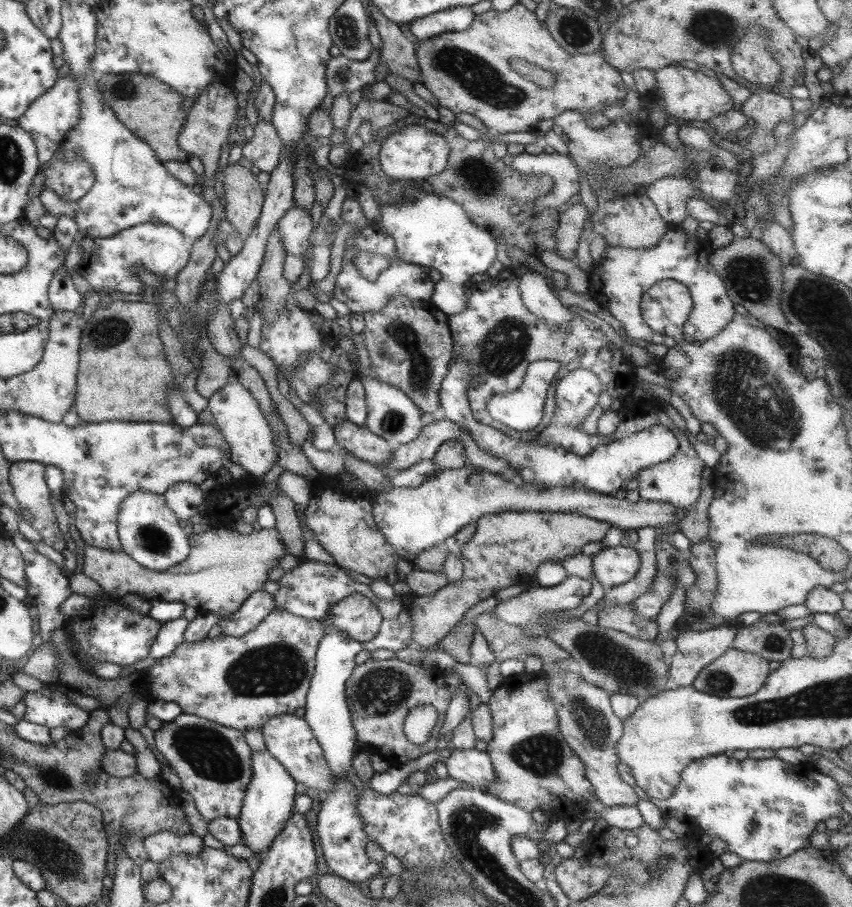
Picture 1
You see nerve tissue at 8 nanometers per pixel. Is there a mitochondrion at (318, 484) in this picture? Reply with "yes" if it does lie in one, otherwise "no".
no

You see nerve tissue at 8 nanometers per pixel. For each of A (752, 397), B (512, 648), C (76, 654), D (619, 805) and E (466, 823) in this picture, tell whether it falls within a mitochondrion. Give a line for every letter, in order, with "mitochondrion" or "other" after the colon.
A: mitochondrion
B: other
C: other
D: other
E: mitochondrion

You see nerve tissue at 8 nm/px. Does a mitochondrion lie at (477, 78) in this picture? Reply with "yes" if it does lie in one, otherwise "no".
yes

